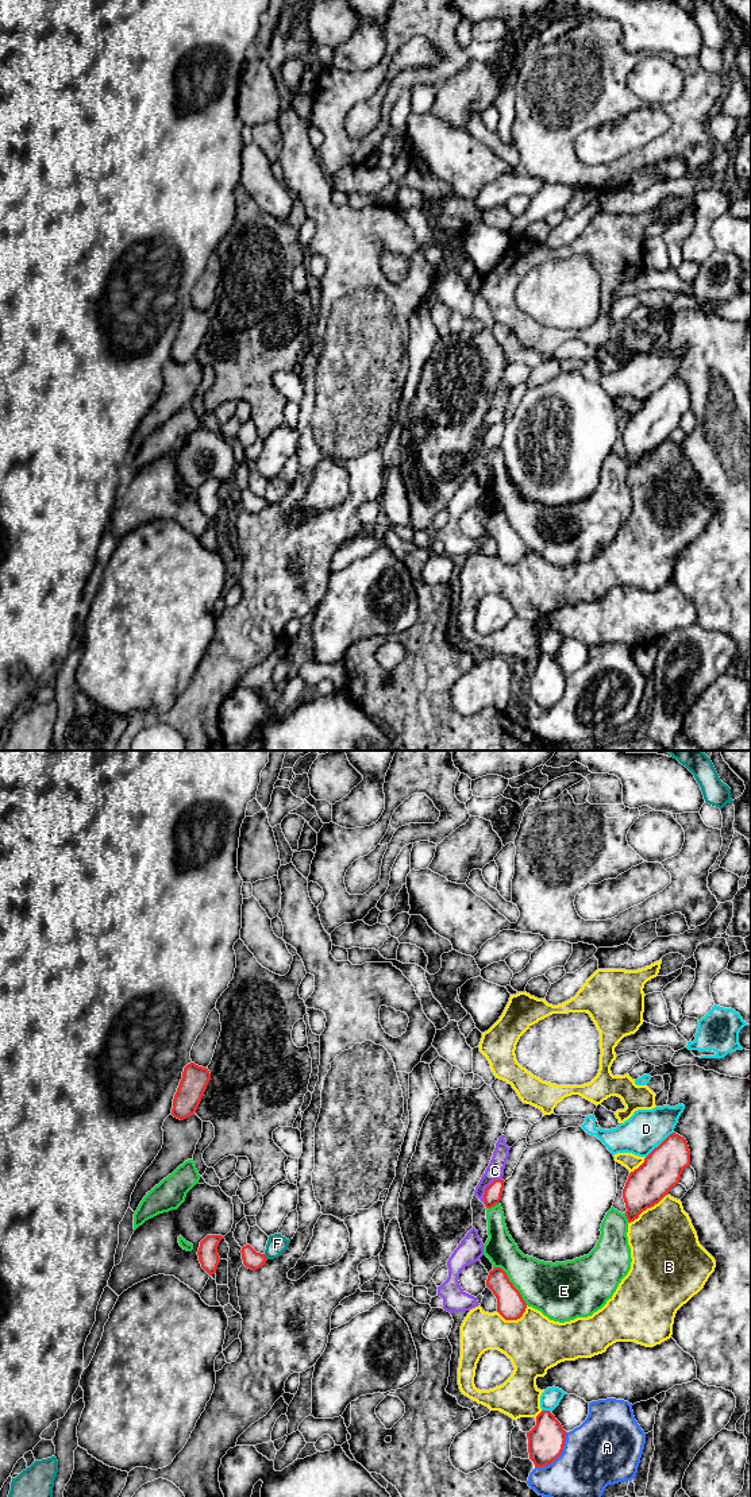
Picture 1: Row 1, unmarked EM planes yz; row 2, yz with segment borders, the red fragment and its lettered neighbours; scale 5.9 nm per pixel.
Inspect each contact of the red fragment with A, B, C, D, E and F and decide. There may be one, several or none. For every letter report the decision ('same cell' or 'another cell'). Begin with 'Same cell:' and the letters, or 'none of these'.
Same cell: none of these
A: another cell
B: another cell
C: another cell
D: another cell
E: another cell
F: another cell

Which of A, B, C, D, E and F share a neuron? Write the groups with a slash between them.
A / B / C / D / E / F

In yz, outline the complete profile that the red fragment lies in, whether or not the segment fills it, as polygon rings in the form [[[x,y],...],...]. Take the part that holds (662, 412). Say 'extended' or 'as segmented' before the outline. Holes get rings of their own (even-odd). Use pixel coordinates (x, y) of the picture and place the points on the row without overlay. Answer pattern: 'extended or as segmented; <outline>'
as segmented; [[[673,377],[644,402],[638,413],[629,417],[623,433],[628,466],[633,466],[643,455],[669,439],[688,410],[690,410],[688,386]]]

